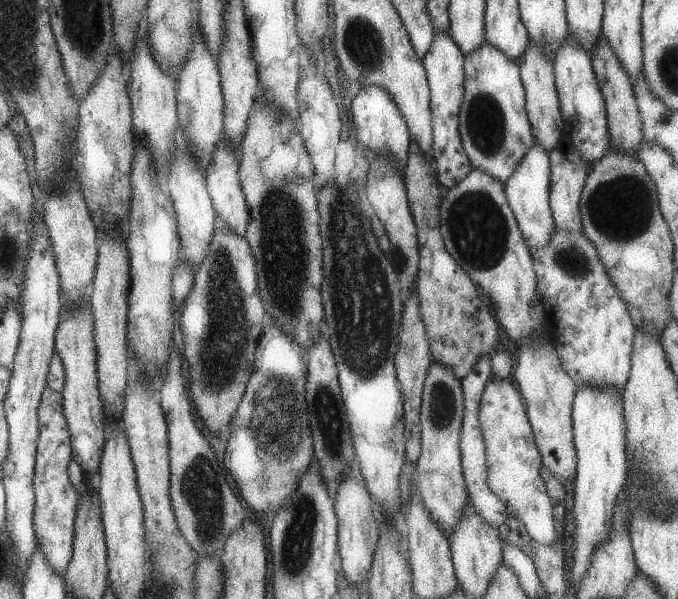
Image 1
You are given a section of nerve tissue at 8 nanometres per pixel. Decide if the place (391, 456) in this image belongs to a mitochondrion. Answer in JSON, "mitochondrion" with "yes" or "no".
{"mitochondrion":"no"}

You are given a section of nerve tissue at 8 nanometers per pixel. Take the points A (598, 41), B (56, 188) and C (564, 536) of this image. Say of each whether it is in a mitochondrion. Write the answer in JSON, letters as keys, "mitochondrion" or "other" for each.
{"A":"other","B":"other","C":"other"}

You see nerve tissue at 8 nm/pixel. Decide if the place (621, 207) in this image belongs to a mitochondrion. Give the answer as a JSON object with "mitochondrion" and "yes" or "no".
{"mitochondrion":"yes"}

